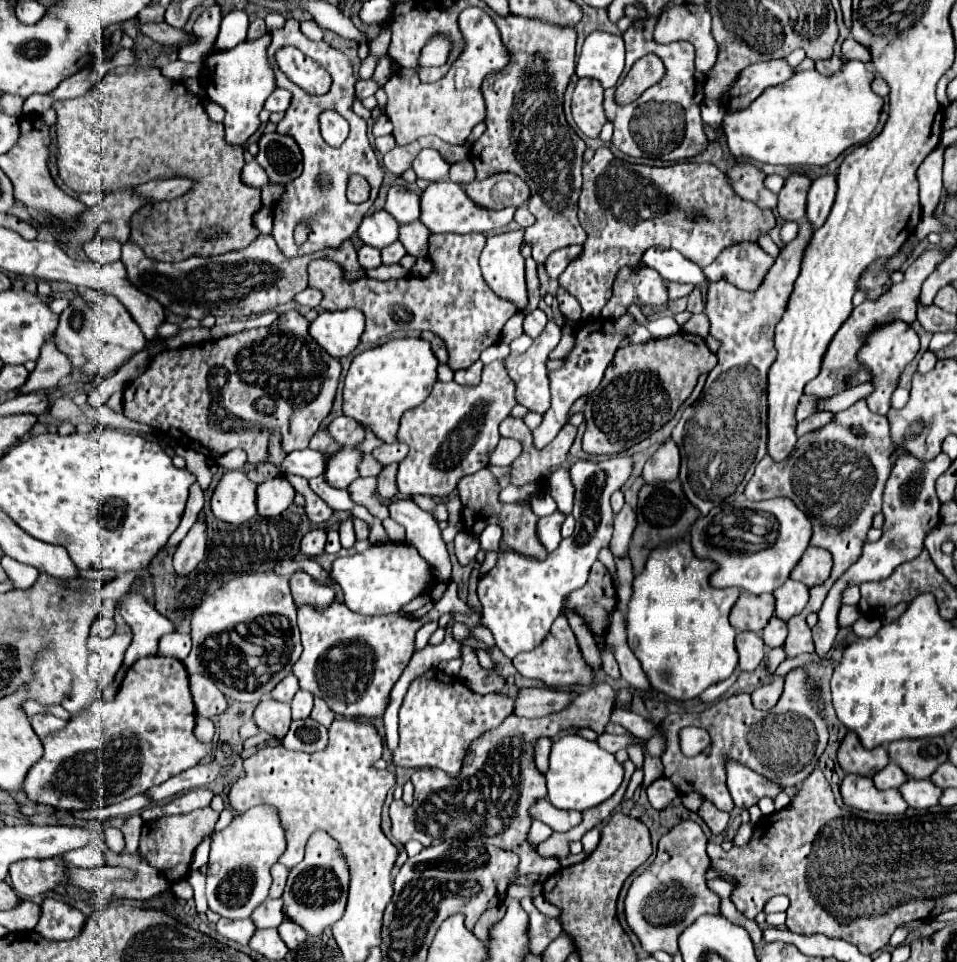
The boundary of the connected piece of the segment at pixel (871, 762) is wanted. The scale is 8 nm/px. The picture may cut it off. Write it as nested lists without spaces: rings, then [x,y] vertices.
[[[848,733],[838,749],[838,763],[844,769],[844,773],[872,777],[876,771],[888,765],[888,753],[884,747],[868,751],[862,747],[860,739],[854,733]]]

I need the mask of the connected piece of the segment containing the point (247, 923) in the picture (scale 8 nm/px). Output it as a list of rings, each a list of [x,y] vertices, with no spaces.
[[[220,919],[216,923],[218,927],[218,933],[226,939],[232,939],[240,945],[248,945],[250,937],[254,935],[256,927],[252,923],[252,919],[236,919],[236,921],[230,921],[230,919]]]

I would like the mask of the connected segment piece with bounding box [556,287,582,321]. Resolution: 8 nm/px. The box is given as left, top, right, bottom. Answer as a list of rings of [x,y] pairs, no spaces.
[[[558,287],[556,291],[556,299],[560,303],[560,311],[564,317],[572,319],[572,321],[580,321],[580,303],[576,303],[576,299],[572,299],[572,295],[568,295],[568,291],[564,291],[562,287]]]

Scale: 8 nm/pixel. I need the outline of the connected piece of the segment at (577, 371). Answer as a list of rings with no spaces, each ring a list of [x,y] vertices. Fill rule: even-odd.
[[[624,315],[624,317],[616,319],[616,321],[598,317],[598,319],[586,321],[586,323],[582,323],[582,325],[578,327],[578,331],[576,331],[576,343],[574,343],[572,353],[570,353],[568,359],[566,359],[566,365],[564,365],[560,371],[550,371],[552,405],[550,405],[550,409],[544,413],[542,425],[532,431],[532,433],[534,433],[534,445],[536,445],[536,447],[548,445],[548,443],[558,435],[558,431],[566,425],[566,421],[568,421],[568,411],[570,411],[572,403],[574,403],[580,395],[588,395],[588,393],[592,393],[592,391],[600,385],[600,381],[602,381],[602,377],[604,377],[604,371],[606,371],[608,363],[612,361],[612,357],[614,357],[614,353],[616,353],[620,341],[622,341],[622,335],[620,335],[620,333],[622,333],[632,321],[634,321],[634,317],[630,317],[630,315]]]

